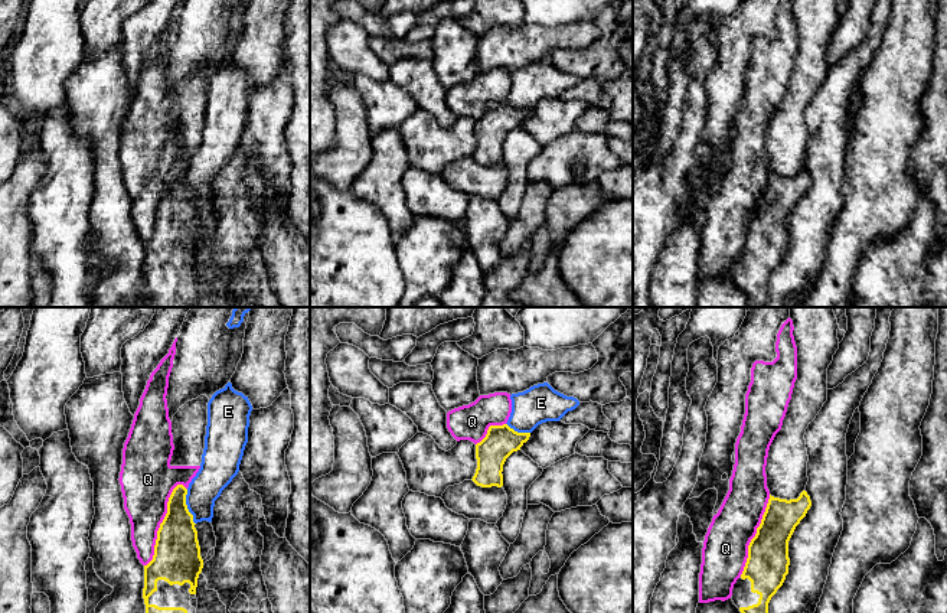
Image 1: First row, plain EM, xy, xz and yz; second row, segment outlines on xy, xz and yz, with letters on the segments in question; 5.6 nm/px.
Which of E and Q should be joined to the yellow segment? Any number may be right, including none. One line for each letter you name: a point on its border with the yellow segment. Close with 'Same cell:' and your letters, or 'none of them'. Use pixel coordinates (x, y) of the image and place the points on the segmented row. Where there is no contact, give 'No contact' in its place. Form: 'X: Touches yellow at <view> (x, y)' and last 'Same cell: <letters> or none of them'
Same cell: none of them

